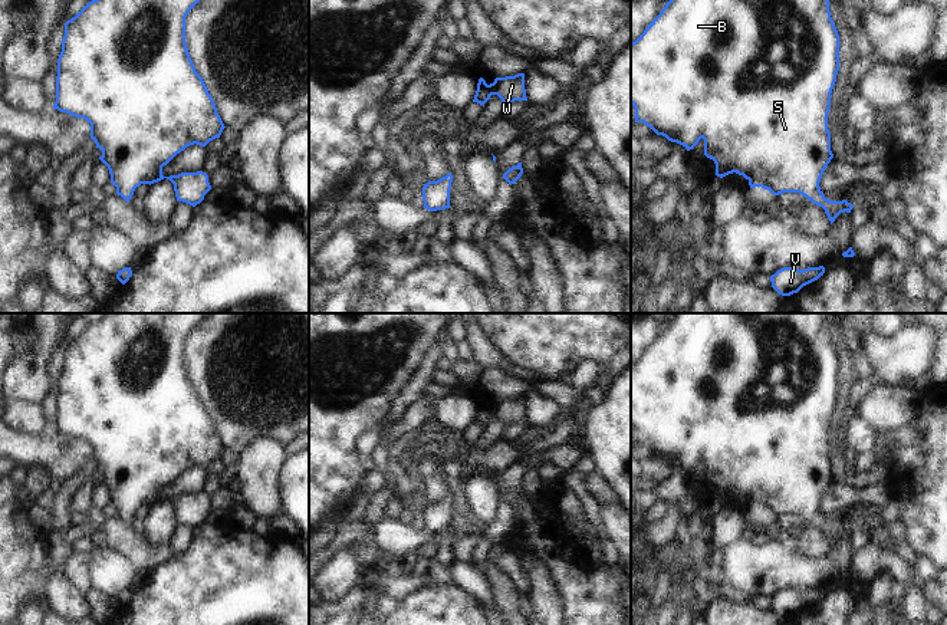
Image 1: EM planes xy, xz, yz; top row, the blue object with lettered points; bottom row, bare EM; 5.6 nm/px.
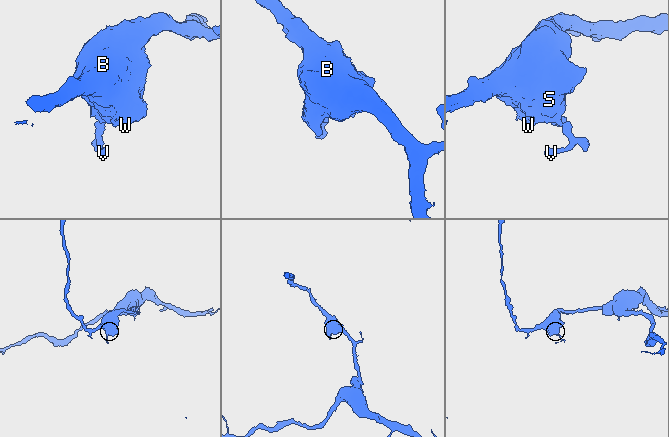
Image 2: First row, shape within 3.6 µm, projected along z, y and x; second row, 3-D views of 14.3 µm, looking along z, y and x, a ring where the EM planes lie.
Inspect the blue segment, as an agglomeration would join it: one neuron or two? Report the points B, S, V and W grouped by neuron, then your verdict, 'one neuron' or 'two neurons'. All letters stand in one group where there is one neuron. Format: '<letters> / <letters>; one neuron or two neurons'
B S V W; one neuron

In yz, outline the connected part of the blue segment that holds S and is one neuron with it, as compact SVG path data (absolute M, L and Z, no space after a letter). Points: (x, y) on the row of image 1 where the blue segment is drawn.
M670 0L644 33L631 43L631 105L635 108L635 122L644 122L657 135L683 145L687 151L693 149L703 138L704 155L714 161L717 177L723 178L736 172L749 181L750 188L762 187L773 195L799 193L822 207L832 224L841 213L851 213L854 208L846 200L828 200L819 187L822 174L833 158L828 114L839 70L838 53L839 34L831 17L829 0Z

